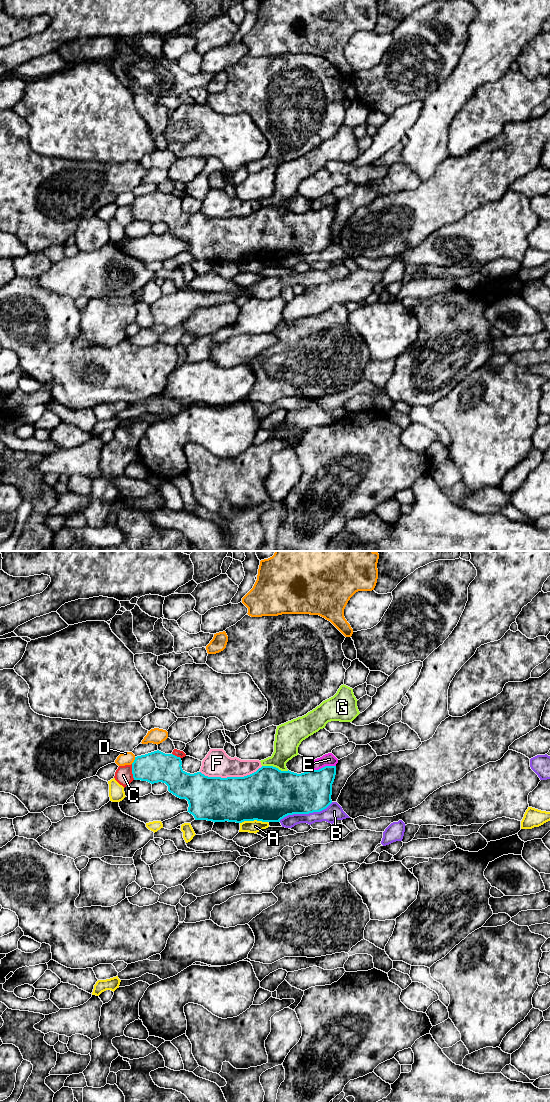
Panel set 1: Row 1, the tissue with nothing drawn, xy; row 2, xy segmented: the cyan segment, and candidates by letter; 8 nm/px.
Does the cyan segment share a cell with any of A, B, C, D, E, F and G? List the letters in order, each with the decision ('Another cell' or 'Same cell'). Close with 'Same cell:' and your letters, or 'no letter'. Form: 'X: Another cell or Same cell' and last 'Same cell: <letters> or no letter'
A: Another cell
B: Another cell
C: Another cell
D: Another cell
E: Another cell
F: Another cell
G: Another cell
Same cell: no letter

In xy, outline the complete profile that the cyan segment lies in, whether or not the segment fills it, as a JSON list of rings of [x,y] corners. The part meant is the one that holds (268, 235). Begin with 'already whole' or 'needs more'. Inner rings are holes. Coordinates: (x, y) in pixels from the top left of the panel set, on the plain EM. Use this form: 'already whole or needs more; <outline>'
already whole; [[[159,190],[137,196],[132,203],[134,220],[147,221],[151,224],[162,222],[168,226],[168,231],[180,239],[186,239],[188,251],[195,260],[207,260],[212,262],[236,262],[262,261],[280,262],[281,259],[293,254],[309,254],[326,249],[331,243],[332,224],[336,215],[336,206],[325,206],[319,210],[309,210],[297,214],[291,211],[281,211],[273,206],[262,206],[256,212],[244,217],[208,217],[197,212],[190,214],[182,209],[180,197],[173,194],[165,194]]]

